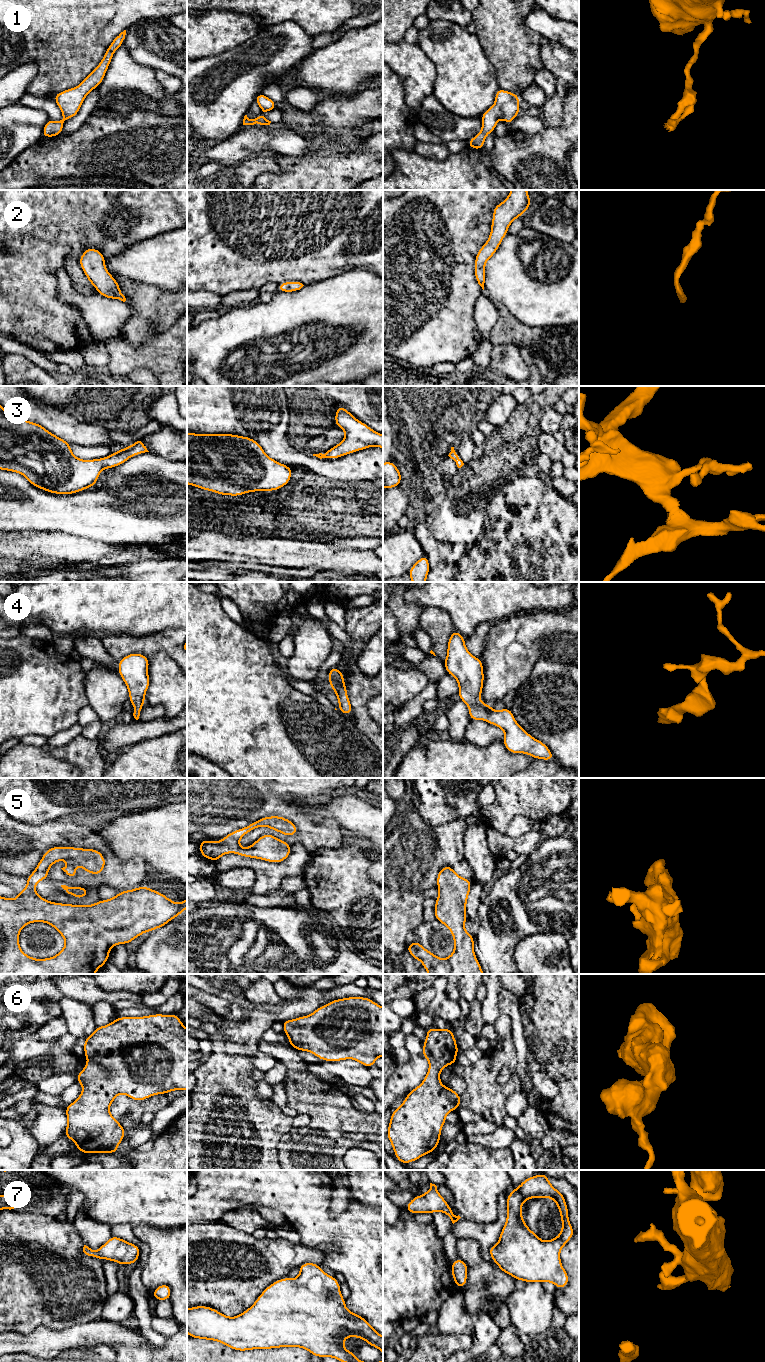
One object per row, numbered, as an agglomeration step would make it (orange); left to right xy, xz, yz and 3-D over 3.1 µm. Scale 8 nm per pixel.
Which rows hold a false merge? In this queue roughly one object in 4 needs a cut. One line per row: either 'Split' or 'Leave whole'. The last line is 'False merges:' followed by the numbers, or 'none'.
1: Leave whole
2: Leave whole
3: Leave whole
4: Leave whole
5: Leave whole
6: Leave whole
7: Leave whole
False merges: none

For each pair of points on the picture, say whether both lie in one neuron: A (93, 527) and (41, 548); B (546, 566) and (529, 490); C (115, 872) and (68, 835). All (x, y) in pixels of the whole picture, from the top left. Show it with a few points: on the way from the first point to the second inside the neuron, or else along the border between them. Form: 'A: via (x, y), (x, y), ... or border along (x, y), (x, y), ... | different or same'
A: border along (50, 531), (63, 531), (79, 537) | different
B: via (538, 547), (529, 528), (529, 509) | same
C: via (111, 858), (95, 841), (82, 836) | same

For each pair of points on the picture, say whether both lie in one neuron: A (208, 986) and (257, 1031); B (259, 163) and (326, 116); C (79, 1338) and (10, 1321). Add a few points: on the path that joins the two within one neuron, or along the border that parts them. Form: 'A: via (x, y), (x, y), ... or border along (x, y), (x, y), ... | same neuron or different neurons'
A: border along (200, 989), (226, 1000), (238, 1003), (245, 1002) | different neurons
B: border along (282, 170), (280, 172), (262, 173), (257, 176) | different neurons
C: border along (60, 1329), (37, 1327), (28, 1333), (14, 1332) | different neurons

